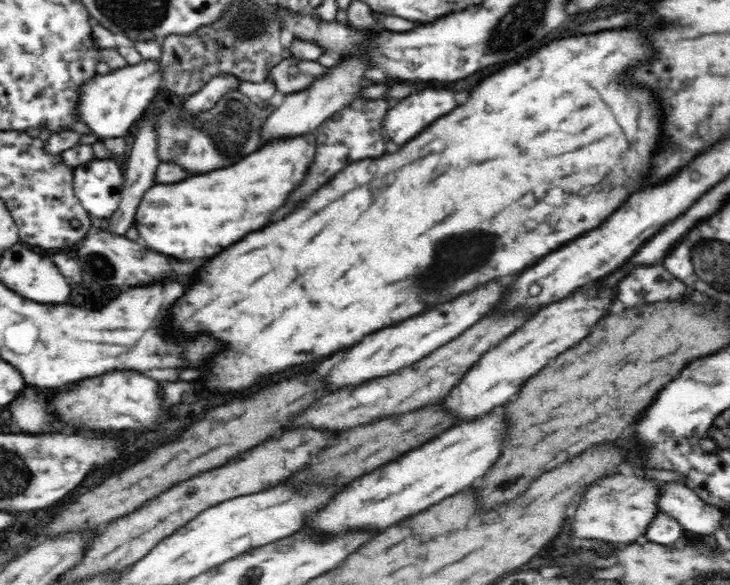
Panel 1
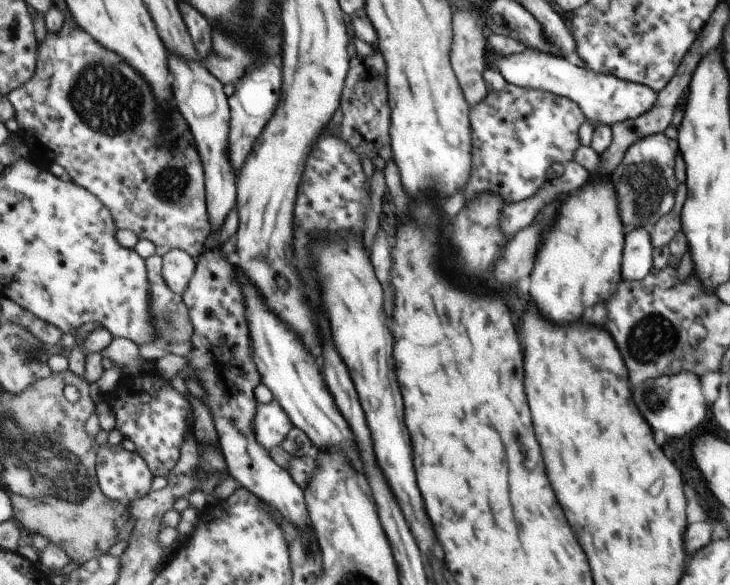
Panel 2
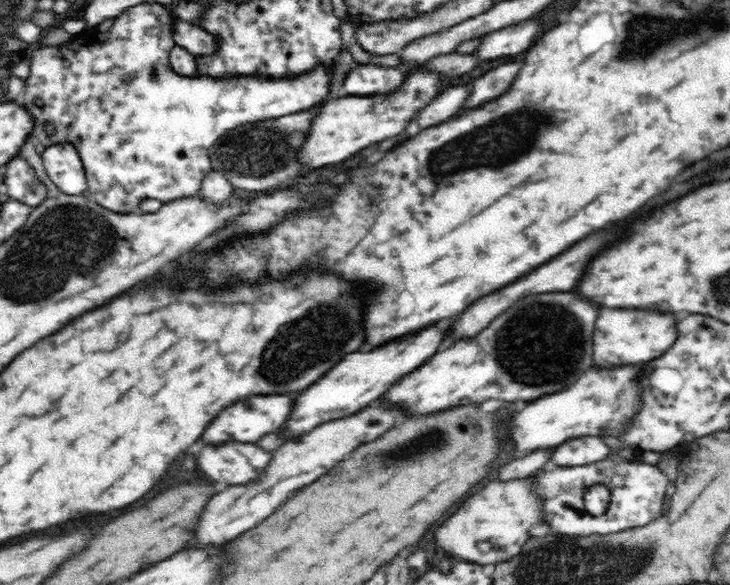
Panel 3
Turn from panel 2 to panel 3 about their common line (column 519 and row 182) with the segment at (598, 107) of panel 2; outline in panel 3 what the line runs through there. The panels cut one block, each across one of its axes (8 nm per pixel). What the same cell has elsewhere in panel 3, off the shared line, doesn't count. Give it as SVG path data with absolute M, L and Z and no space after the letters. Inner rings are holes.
M74 143L48 146L41 157L46 175L64 194L80 196L86 192L88 180L84 163Z

